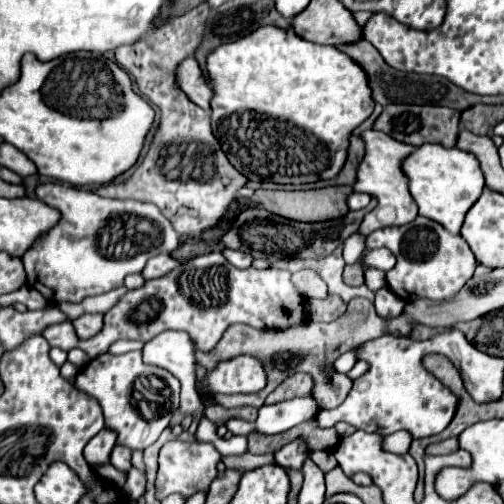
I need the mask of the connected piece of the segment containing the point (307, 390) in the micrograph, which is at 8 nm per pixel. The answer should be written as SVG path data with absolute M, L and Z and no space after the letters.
M295 374L291 378L287 378L277 390L273 390L265 404L273 404L273 402L281 402L281 400L289 400L289 398L295 398L295 396L309 396L311 394L311 378L305 376L305 374Z

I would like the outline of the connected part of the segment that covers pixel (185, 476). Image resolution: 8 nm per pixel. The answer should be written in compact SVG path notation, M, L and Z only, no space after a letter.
M179 438L169 440L161 450L159 450L159 470L157 470L157 480L155 480L155 496L157 500L163 500L169 494L181 494L185 498L197 494L197 492L207 492L209 484L215 480L215 466L221 460L221 454L215 450L211 442L185 442Z

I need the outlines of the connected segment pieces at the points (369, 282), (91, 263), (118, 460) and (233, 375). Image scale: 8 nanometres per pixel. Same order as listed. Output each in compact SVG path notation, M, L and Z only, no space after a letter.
M361 262L361 266L363 266L363 272L365 272L365 286L369 290L377 292L379 288L385 286L385 272L383 270L373 270L371 266L365 266L363 262Z
M39 184L35 194L41 202L61 212L61 220L53 230L41 234L37 242L25 252L23 264L27 272L27 284L39 290L51 304L59 302L81 302L87 296L97 296L109 292L111 288L121 288L123 278L133 272L141 272L151 256L169 254L179 244L179 234L173 230L171 222L161 216L161 210L153 204L137 200L117 200L103 198L87 188L75 188L71 184Z
M115 446L109 460L119 472L129 472L131 468L131 450L125 446Z
M239 356L227 362L219 362L217 368L209 370L203 382L203 394L253 394L265 388L267 376L257 358Z

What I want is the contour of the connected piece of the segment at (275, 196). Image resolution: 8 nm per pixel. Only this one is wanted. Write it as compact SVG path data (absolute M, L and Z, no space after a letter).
M327 186L299 192L255 190L255 198L265 210L283 218L297 222L321 222L347 214L347 196L351 192L351 186Z

